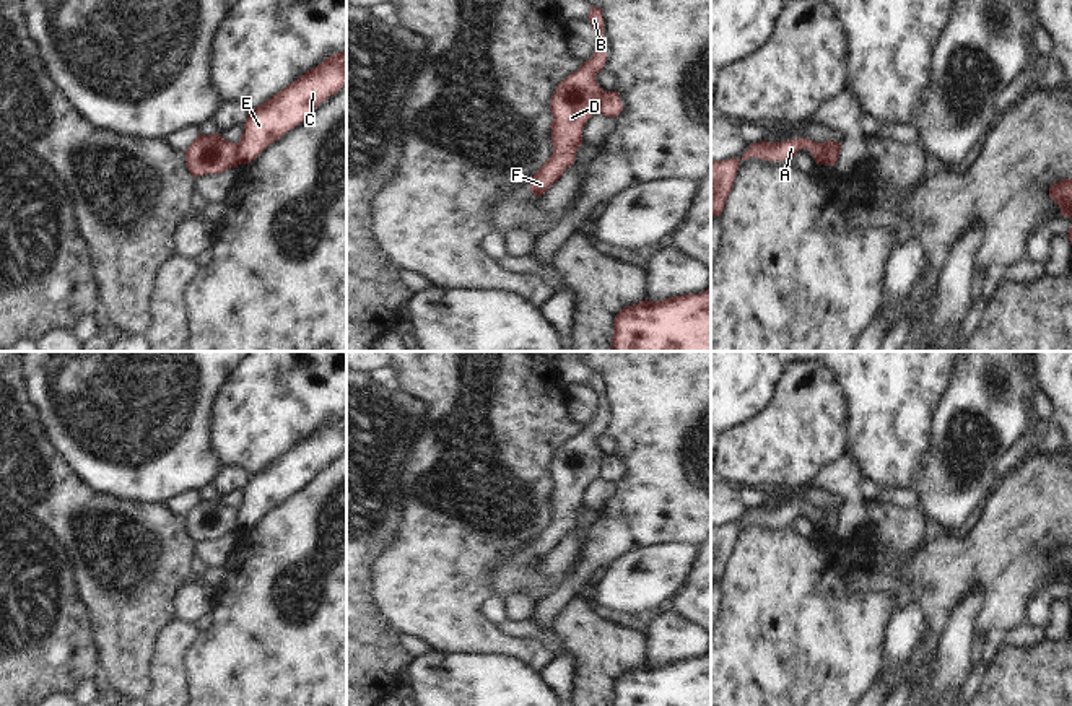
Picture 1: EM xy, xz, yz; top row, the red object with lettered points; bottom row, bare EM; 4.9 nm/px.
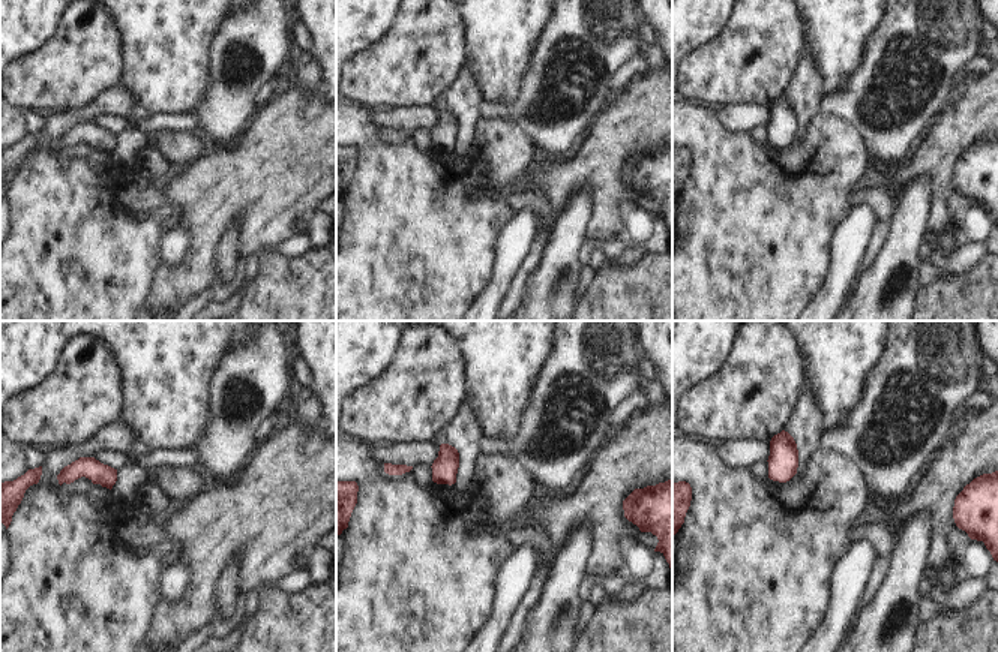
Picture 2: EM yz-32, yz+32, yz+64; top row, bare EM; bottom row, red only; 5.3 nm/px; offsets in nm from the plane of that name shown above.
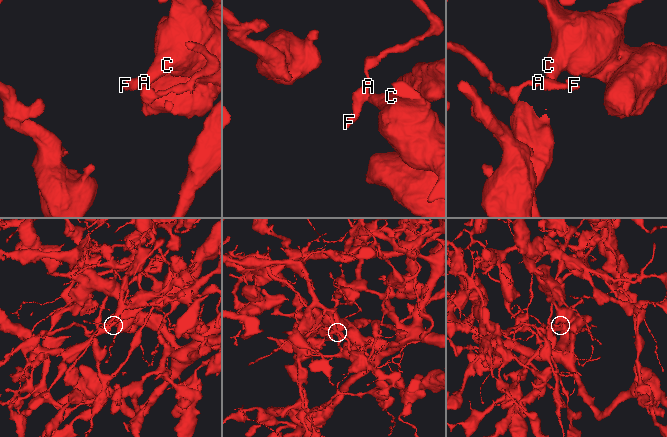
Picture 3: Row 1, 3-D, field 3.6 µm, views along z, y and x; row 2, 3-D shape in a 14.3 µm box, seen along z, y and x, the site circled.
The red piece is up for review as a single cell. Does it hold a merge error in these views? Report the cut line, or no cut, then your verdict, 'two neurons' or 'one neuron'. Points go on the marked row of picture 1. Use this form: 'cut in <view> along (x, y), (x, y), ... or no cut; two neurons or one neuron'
cut in xz along (605, 91), (599, 111); two neurons

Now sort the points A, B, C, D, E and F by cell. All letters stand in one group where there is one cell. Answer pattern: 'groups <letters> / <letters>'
groups A B D F / C E

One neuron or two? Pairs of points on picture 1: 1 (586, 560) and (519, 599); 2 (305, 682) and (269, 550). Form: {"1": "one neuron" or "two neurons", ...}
{"1": "two neurons", "2": "one neuron"}

